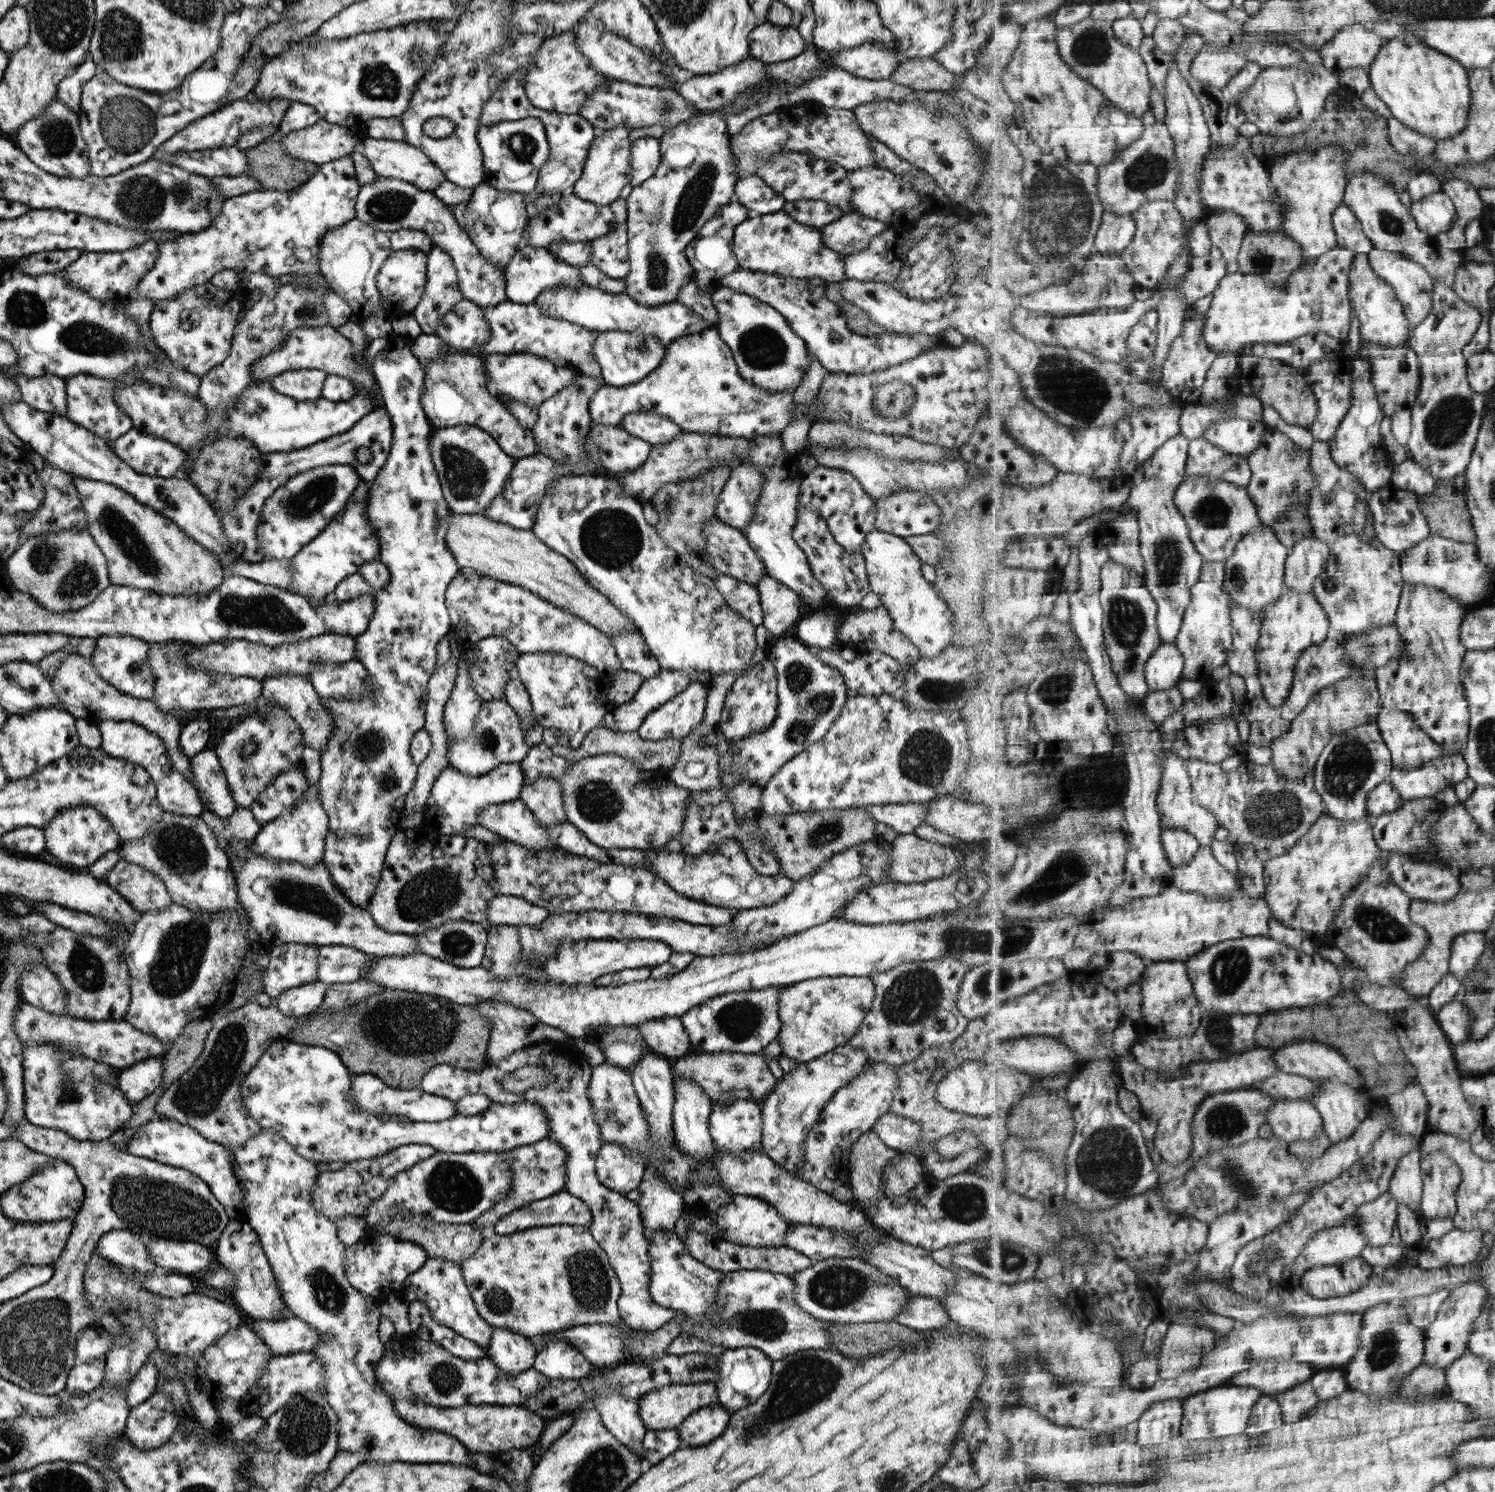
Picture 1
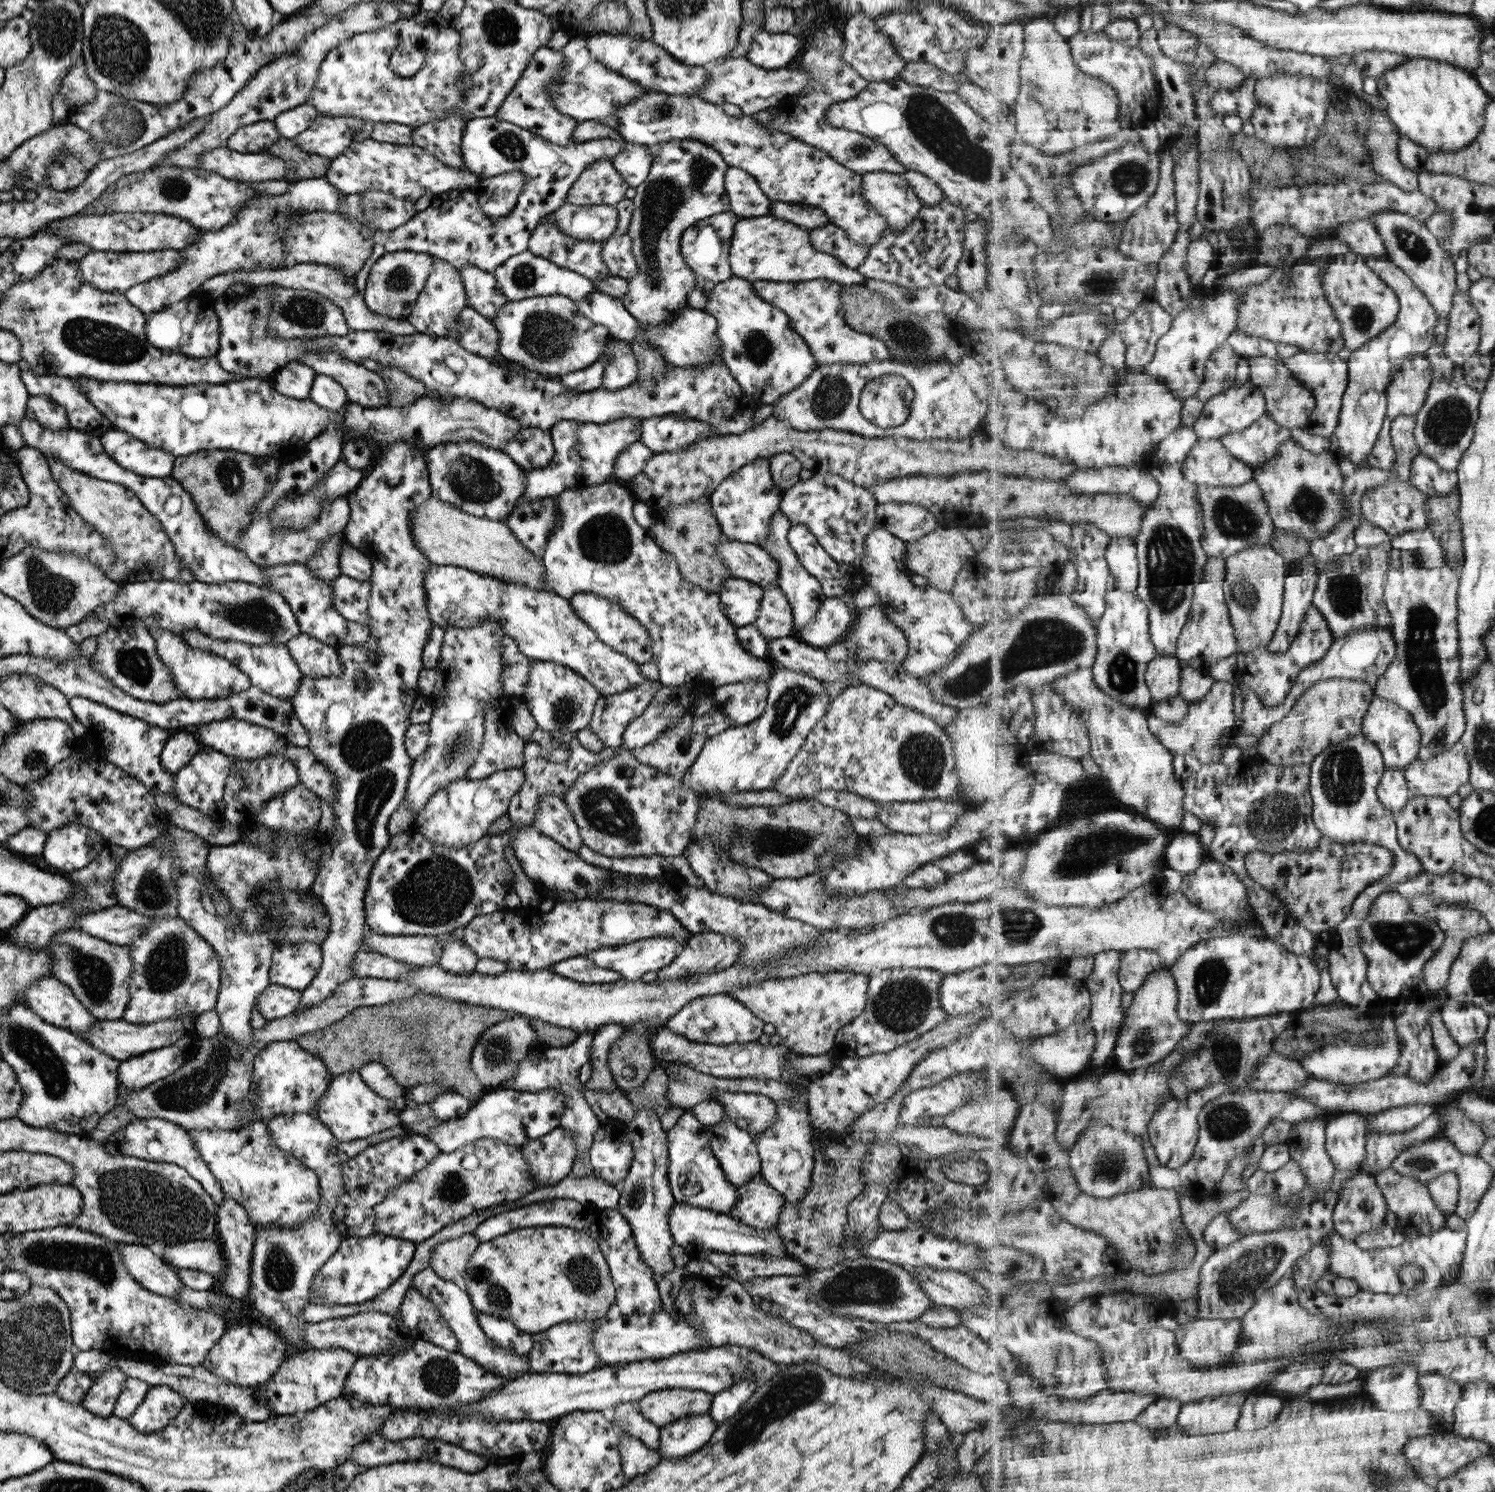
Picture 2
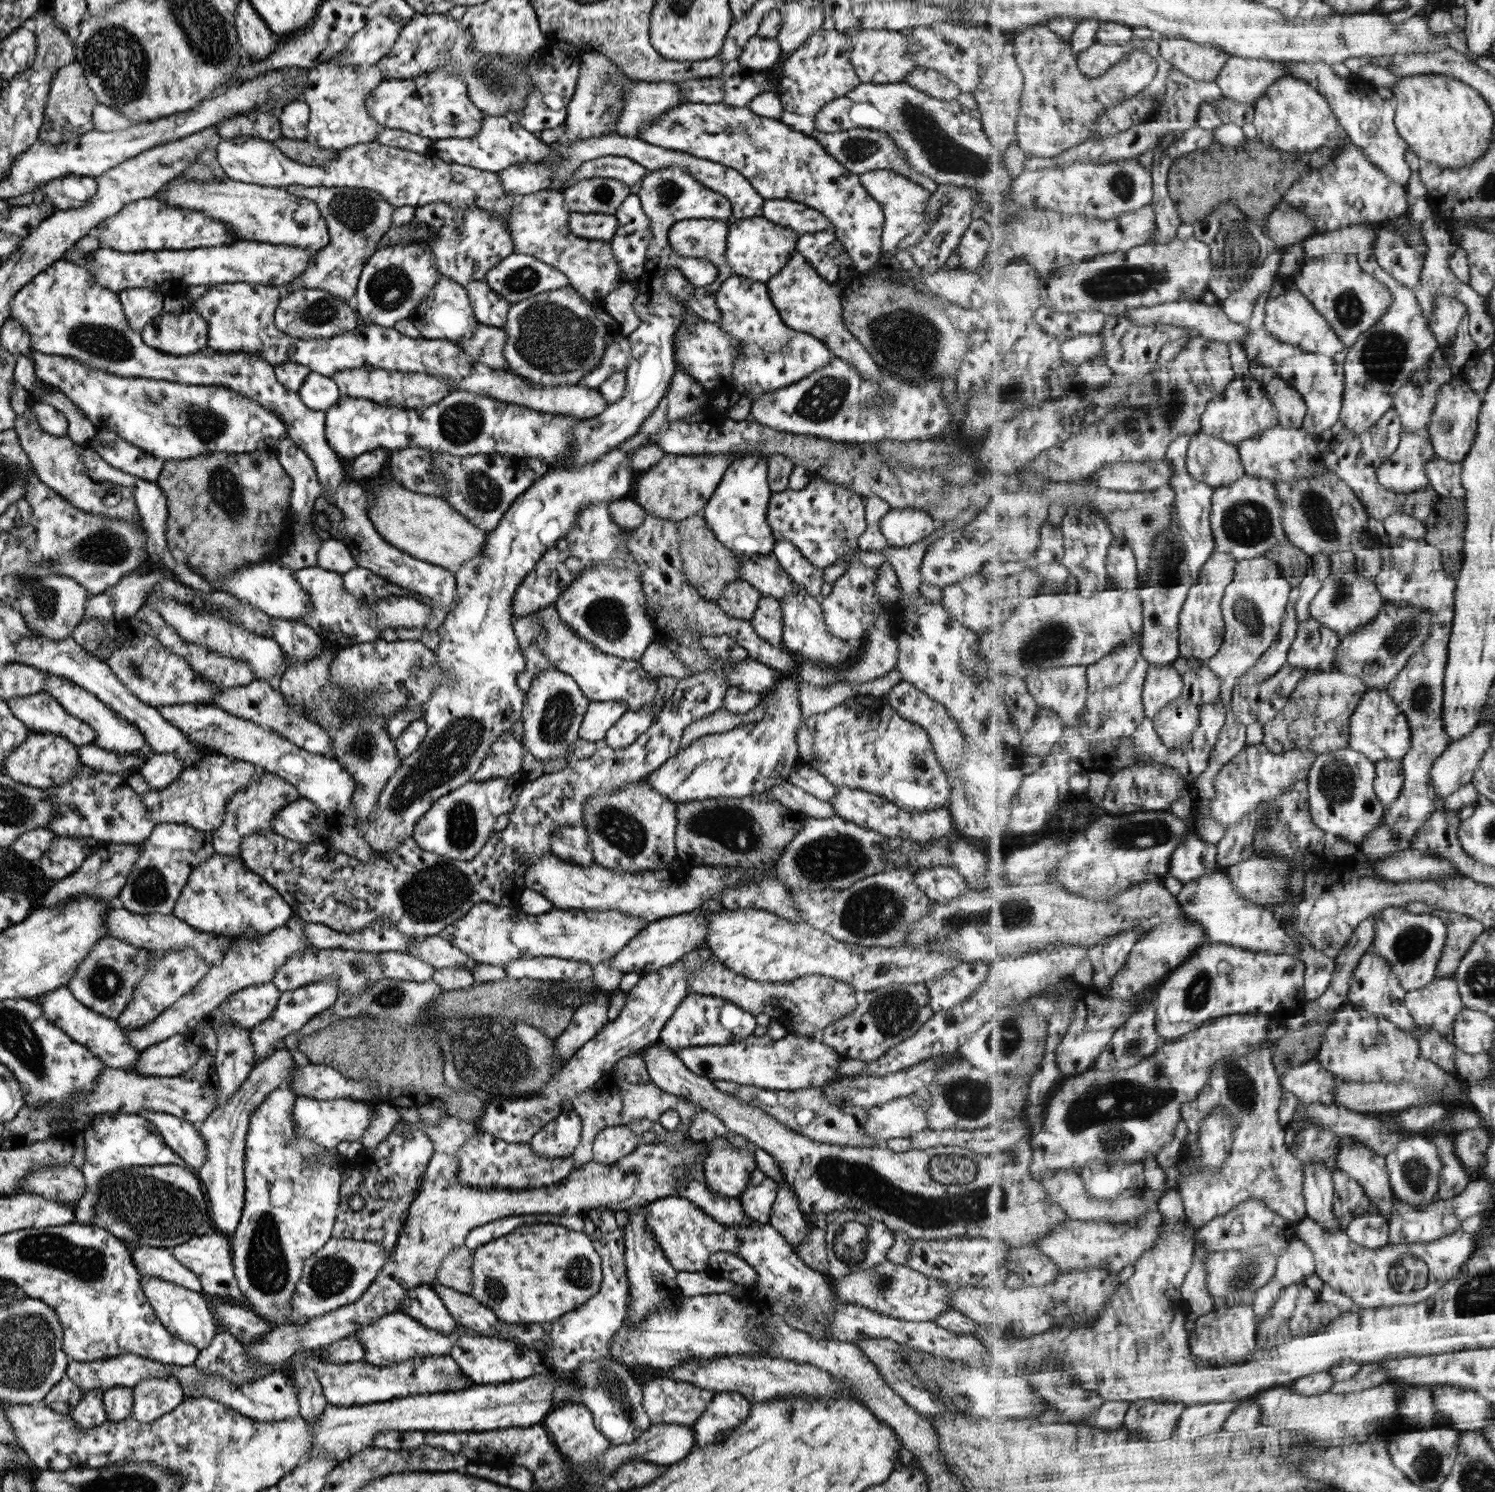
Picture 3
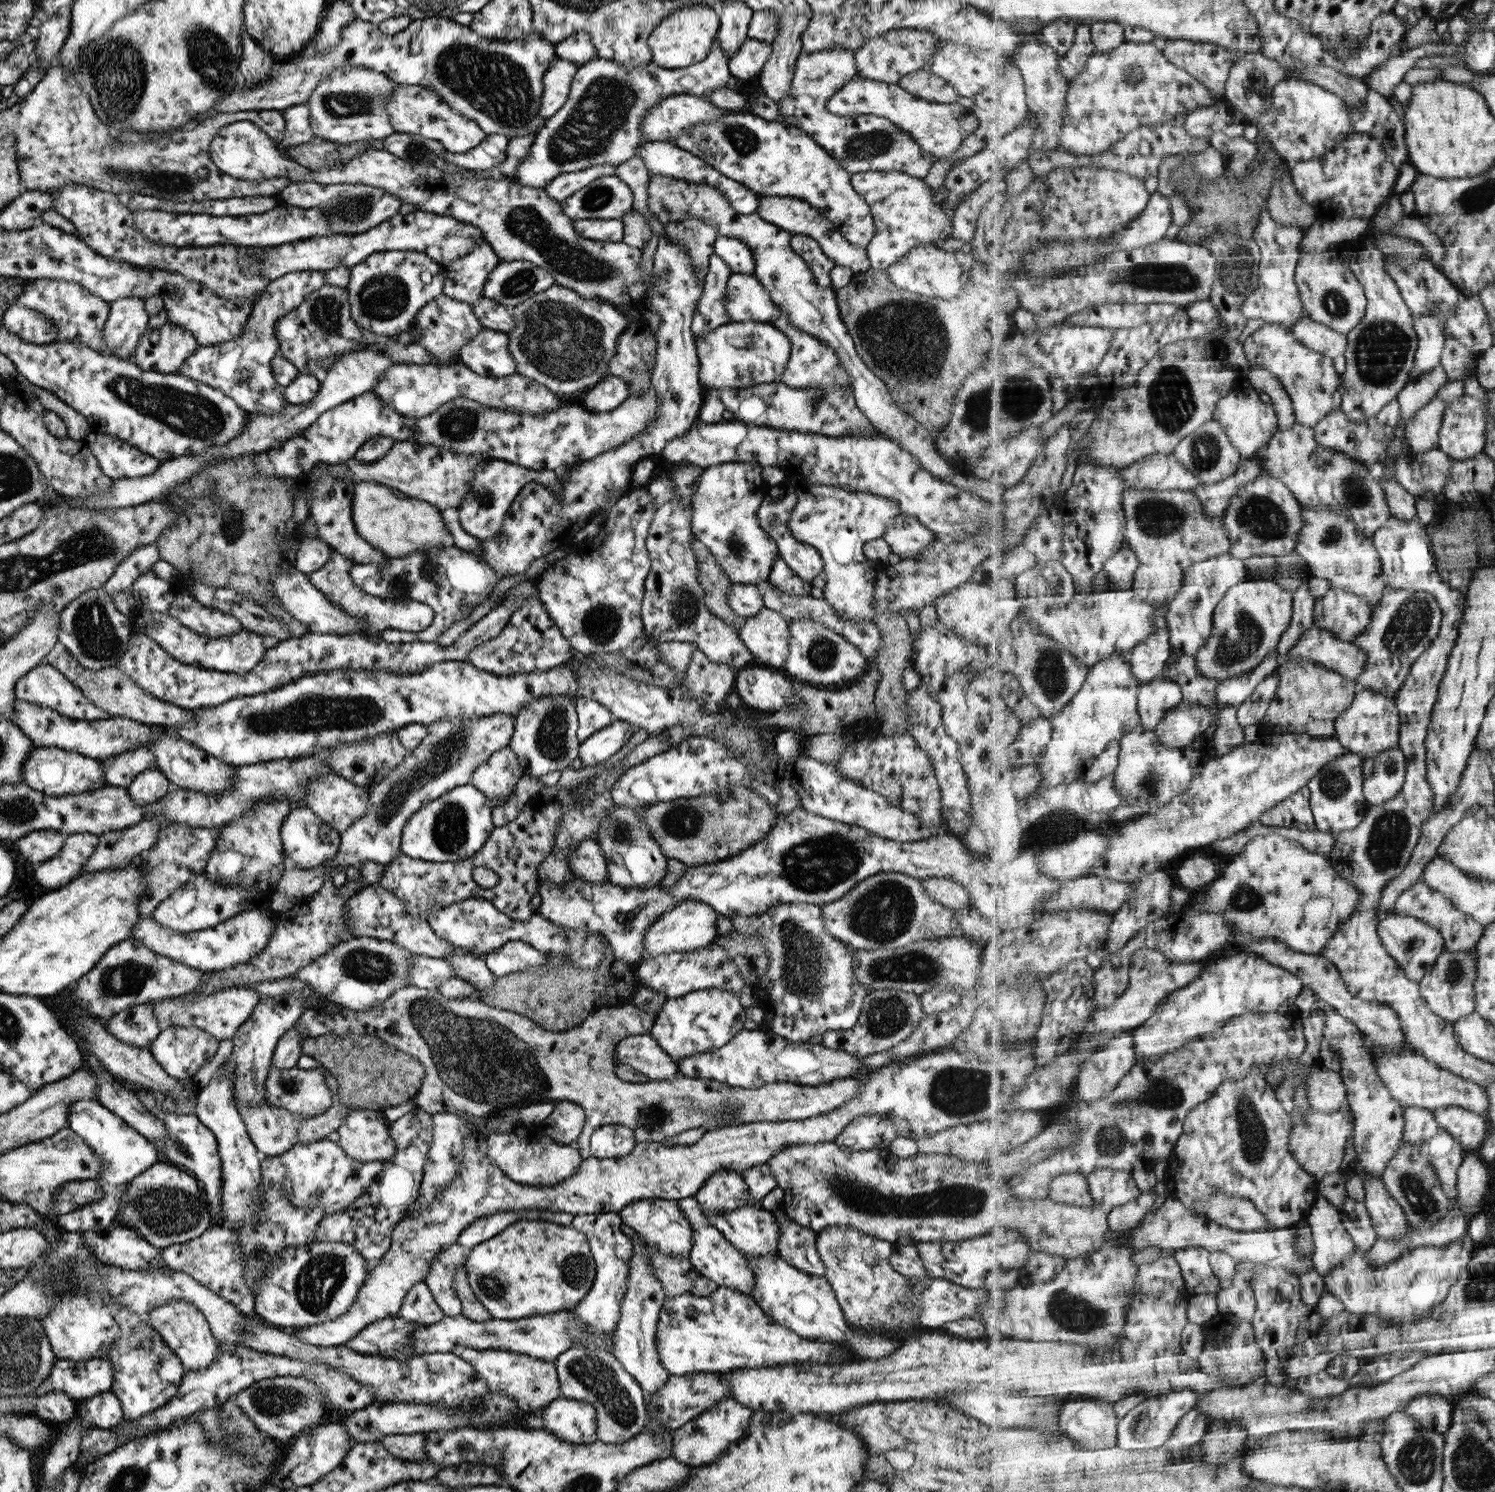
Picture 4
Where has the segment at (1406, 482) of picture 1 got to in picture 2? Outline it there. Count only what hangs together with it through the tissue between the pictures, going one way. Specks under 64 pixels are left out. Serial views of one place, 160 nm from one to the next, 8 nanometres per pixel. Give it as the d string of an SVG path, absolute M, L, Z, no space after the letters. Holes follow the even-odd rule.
M1423 453L1416 456L1409 478L1413 486L1429 497L1445 496L1458 488L1458 472L1441 470L1434 458Z

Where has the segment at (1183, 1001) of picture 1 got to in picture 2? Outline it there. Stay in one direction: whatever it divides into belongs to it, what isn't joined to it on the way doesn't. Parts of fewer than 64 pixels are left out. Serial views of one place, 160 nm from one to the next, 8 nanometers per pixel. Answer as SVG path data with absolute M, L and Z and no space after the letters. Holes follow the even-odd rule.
M1169 966L1150 974L1145 984L1134 992L1133 1004L1128 1008L1114 1050L1113 1060L1119 1069L1130 1071L1154 1065L1163 1060L1180 1044L1195 1022L1179 1018L1179 989Z

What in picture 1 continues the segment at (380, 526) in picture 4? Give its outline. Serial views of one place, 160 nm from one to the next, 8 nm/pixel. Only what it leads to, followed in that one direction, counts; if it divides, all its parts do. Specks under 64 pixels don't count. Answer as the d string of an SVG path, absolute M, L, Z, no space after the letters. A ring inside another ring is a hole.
M449 513L446 523L445 546L460 570L479 572L482 576L523 587L555 608L583 619L609 638L625 631L639 633L636 626L621 615L607 598L584 581L571 562L545 546L530 530L495 522L481 513Z

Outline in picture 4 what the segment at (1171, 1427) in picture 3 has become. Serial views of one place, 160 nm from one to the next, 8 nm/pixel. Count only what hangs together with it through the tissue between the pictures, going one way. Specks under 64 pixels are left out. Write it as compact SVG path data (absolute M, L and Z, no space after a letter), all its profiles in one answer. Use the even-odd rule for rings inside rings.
M1187 1389L1146 1397L1119 1420L1118 1446L1127 1450L1150 1450L1165 1446L1178 1423L1198 1406L1198 1402L1199 1392Z

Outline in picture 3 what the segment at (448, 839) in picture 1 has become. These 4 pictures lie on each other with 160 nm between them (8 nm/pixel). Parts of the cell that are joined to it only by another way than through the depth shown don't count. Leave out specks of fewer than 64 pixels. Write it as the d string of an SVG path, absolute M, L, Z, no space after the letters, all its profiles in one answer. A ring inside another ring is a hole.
M726 634L701 637L698 644L708 652L709 656L716 656L716 659L703 672L690 674L677 681L673 694L664 705L665 708L661 708L657 718L643 734L622 749L613 750L605 744L599 744L589 758L577 759L573 756L564 769L553 773L543 772L532 781L526 781L516 798L515 807L508 813L507 826L499 832L492 833L481 851L471 860L453 860L421 851L409 836L399 844L399 847L389 850L389 853L373 852L373 858L370 861L359 862L353 857L345 857L344 854L337 853L329 844L295 843L271 830L267 833L251 833L243 837L239 845L239 857L247 869L259 875L267 885L281 895L291 908L294 918L303 920L303 923L324 924L336 931L348 933L359 931L369 923L383 919L400 930L404 934L403 938L409 938L409 936L423 938L437 935L446 924L461 918L466 910L477 902L511 907L511 903L524 889L523 875L527 873L531 862L550 852L551 835L561 827L581 823L583 800L596 794L609 794L614 790L621 790L624 786L644 778L648 772L678 751L682 732L689 723L722 708L723 697L730 684L727 679L724 679L725 675L720 671L720 664L739 662L746 658L747 653Z

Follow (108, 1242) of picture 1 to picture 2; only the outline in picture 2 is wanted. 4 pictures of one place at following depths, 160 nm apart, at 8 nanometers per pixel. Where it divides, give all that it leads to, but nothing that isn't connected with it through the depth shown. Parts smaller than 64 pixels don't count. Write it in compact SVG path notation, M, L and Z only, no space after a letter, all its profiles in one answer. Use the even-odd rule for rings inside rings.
M117 1243L118 1255L122 1258L124 1268L141 1287L155 1295L176 1300L175 1293L181 1287L176 1271L141 1244Z

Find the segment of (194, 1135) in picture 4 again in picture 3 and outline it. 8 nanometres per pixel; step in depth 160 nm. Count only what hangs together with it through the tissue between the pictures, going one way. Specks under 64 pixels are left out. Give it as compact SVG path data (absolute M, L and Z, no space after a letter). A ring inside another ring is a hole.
M274 1049L266 1058L253 1066L247 1075L244 1085L221 1108L213 1110L201 1122L197 1124L198 1133L204 1140L206 1158L197 1170L196 1177L203 1186L206 1200L211 1214L211 1227L228 1238L239 1222L241 1209L244 1203L244 1142L247 1132L248 1118L251 1111L275 1088L283 1086L288 1072L294 1066L293 1052L288 1049Z

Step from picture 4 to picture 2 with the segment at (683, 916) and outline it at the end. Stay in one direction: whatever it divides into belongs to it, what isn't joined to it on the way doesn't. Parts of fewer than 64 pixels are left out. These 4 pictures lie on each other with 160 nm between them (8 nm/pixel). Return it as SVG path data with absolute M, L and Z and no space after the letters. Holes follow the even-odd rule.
M653 937L620 946L601 947L585 958L605 970L618 972L622 980L633 981L649 970L667 966L678 952L673 937Z

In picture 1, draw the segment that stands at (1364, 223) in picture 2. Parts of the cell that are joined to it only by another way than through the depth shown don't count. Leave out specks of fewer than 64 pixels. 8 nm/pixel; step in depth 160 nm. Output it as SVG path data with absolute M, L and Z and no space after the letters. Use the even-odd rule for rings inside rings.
M1343 204L1334 212L1334 229L1338 246L1361 254L1370 254L1376 248L1365 234L1362 222L1349 205Z

